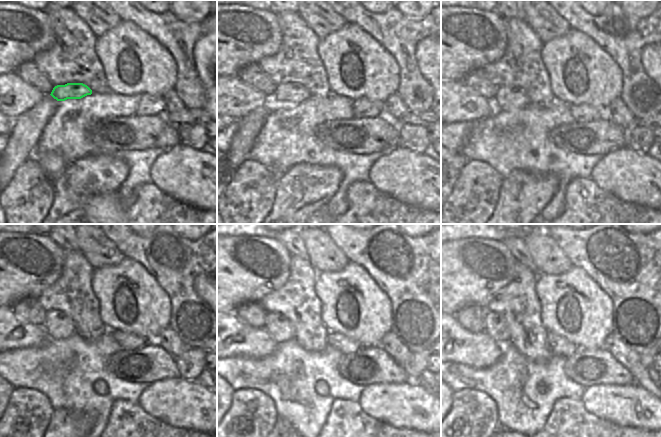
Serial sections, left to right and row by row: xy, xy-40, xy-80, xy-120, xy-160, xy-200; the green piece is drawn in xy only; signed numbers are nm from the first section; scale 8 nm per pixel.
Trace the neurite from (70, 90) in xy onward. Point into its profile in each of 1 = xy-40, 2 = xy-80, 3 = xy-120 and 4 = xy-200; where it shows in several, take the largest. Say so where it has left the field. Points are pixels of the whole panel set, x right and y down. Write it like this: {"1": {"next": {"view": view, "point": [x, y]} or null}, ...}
{"1": {"next": {"view": "xy-40", "point": [291, 92]}}, "2": {"next": {"view": "xy-80", "point": [507, 98]}}, "3": {"next": {"view": "xy-120", "point": [58, 325]}}, "4": {"next": {"view": "xy-200", "point": [495, 325]}}}

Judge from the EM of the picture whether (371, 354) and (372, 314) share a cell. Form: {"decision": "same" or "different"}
{"decision": "different"}

